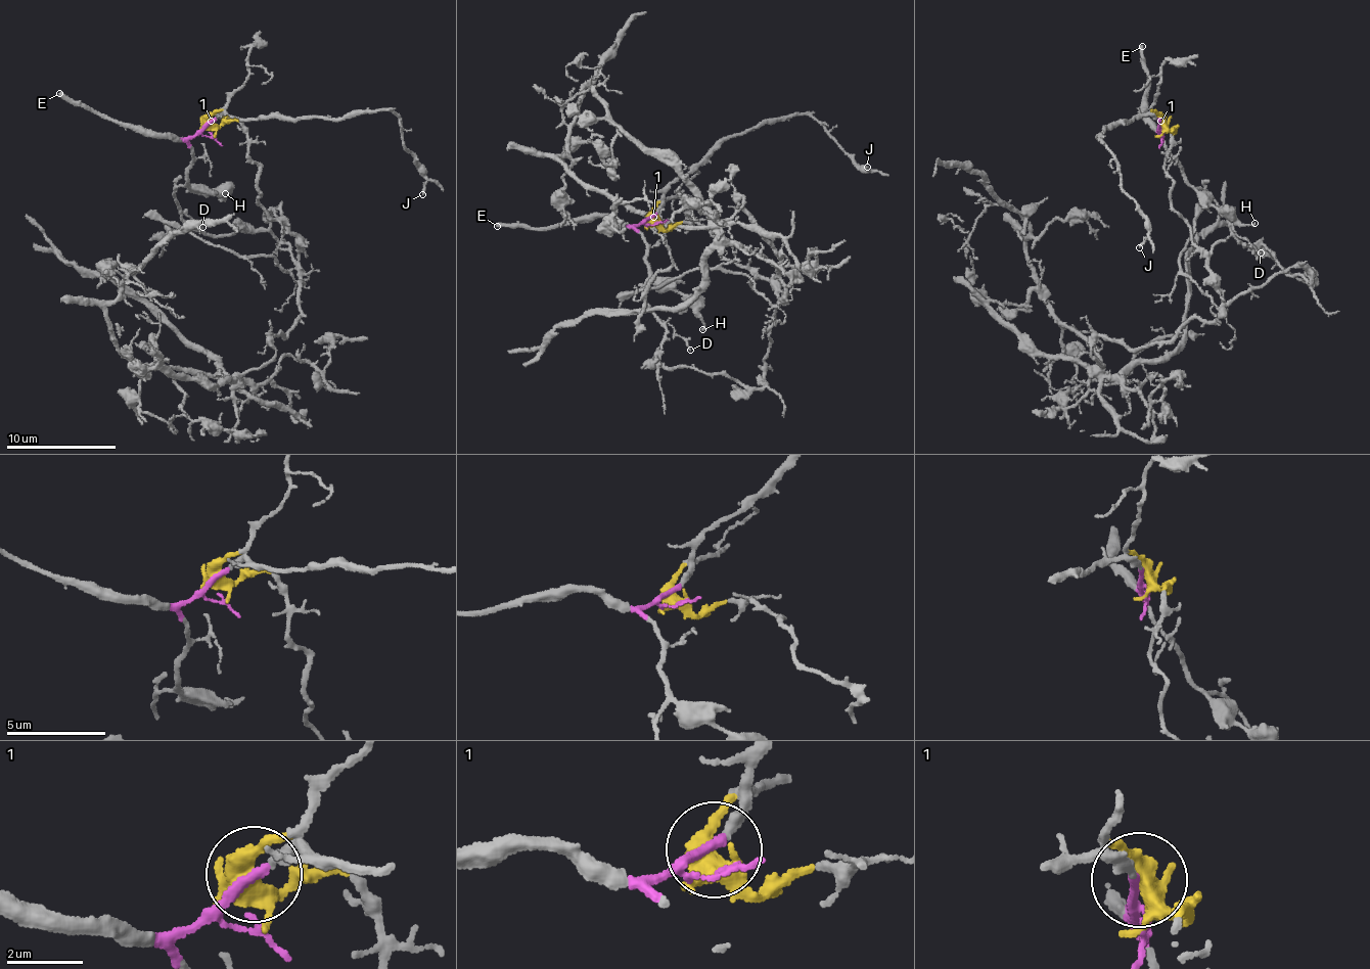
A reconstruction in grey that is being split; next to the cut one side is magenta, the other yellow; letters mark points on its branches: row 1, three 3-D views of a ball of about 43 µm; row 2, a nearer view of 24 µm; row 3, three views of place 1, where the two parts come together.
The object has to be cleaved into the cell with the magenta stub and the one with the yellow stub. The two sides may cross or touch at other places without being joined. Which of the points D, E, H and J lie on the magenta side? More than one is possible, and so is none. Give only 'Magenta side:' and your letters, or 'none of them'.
Magenta side: D, E, H, J

